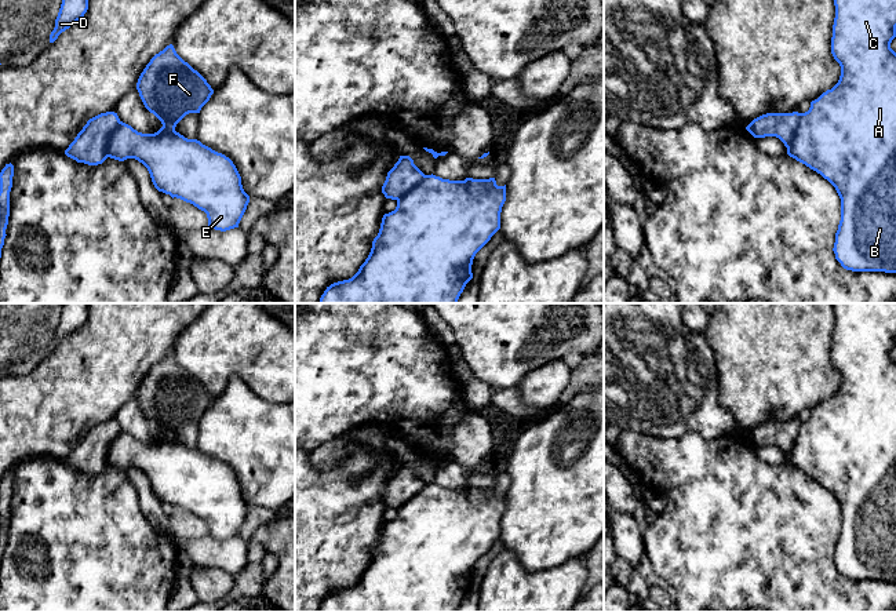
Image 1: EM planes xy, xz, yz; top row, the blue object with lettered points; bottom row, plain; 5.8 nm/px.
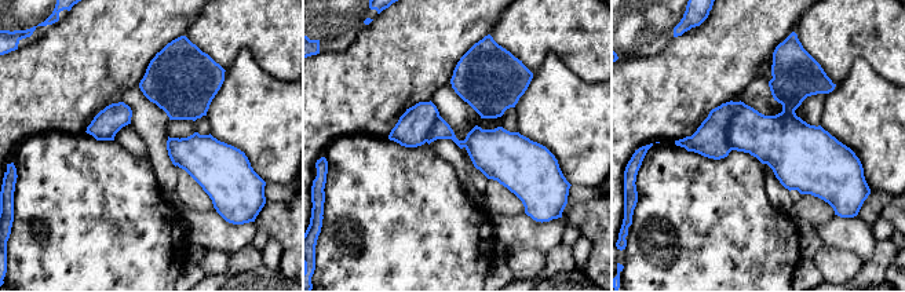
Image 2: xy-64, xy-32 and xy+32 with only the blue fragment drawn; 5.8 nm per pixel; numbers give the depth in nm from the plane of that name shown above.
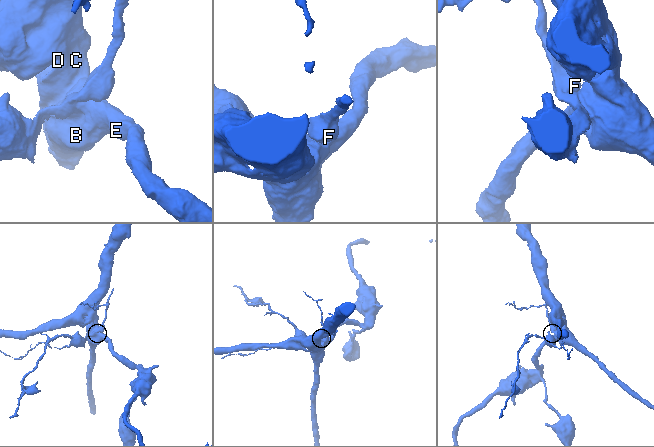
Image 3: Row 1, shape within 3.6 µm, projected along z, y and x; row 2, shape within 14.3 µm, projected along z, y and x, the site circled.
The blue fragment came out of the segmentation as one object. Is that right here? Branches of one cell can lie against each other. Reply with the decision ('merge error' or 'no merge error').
merge error

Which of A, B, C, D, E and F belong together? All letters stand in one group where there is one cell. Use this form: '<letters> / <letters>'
A B C D E / F

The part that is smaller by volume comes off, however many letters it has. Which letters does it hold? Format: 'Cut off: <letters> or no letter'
Cut off: F

